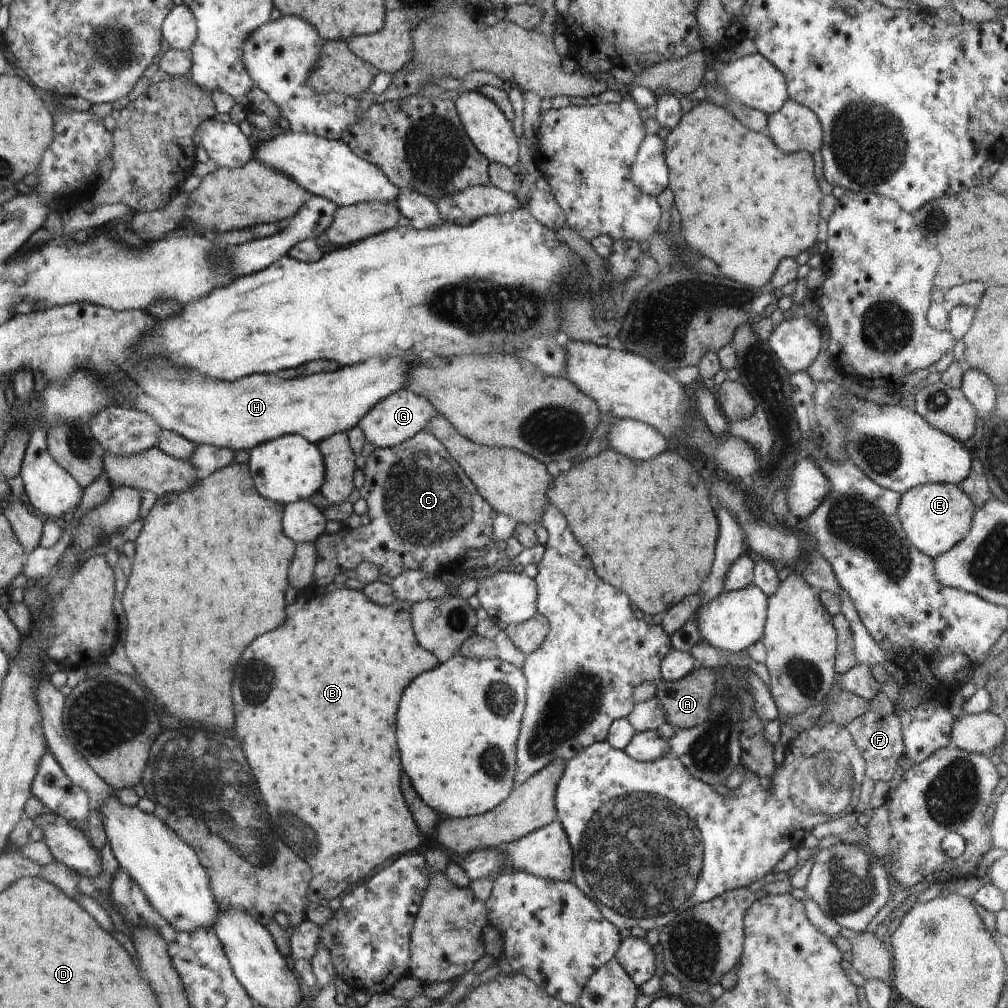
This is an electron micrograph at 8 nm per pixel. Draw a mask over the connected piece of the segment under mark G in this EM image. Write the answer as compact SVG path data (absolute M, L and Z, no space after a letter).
M402 388L374 405L360 422L360 428L366 442L376 444L377 447L393 447L427 430L434 414L434 405L429 399Z

